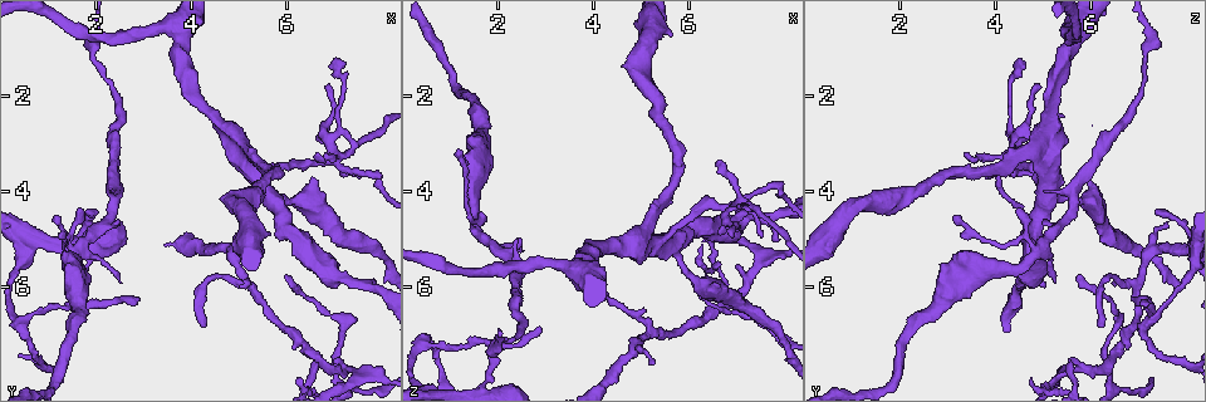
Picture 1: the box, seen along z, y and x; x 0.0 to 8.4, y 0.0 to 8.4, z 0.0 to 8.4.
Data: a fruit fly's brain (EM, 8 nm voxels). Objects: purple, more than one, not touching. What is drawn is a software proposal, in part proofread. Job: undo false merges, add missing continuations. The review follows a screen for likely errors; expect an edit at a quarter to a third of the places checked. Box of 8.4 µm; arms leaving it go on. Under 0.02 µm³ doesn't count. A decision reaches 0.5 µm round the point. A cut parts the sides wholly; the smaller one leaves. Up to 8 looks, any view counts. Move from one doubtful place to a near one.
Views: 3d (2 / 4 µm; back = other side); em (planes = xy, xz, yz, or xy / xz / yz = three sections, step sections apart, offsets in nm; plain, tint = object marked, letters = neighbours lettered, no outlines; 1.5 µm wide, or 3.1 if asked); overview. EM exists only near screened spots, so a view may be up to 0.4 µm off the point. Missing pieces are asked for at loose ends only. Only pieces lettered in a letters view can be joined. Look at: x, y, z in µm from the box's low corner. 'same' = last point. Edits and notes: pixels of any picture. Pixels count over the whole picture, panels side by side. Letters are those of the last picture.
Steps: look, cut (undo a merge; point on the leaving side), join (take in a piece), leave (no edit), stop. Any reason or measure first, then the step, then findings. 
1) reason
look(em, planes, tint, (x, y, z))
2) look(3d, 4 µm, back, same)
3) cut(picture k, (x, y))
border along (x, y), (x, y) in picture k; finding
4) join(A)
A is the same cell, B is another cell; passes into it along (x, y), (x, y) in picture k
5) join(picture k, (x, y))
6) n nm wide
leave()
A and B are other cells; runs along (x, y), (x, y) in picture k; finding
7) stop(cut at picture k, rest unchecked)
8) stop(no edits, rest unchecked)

thin neck
look(em, planes, plain, (1.40, 6.45, 7.20))

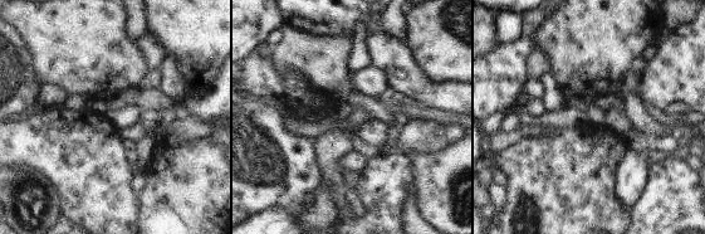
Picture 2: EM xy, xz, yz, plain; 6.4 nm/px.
where the object lies
look(em, planes, tint, same)

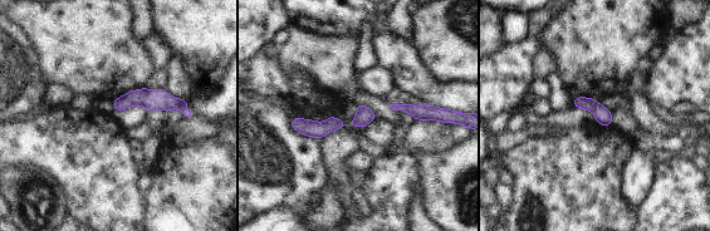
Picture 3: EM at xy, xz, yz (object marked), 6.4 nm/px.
look(em, planes, letters, same)

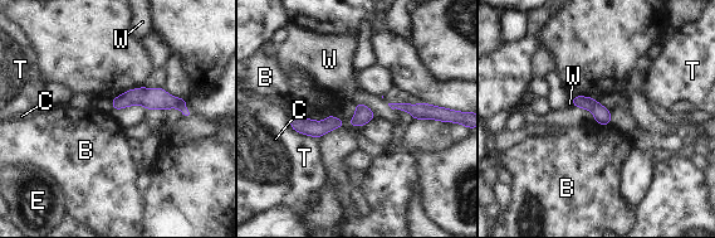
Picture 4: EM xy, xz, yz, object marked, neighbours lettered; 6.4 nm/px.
90 nm wide
leave()
B, C, E, T and W are other cells; border along (596, 121), (600, 124), (611, 122) in picture 4; one neuron here

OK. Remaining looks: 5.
calibre changes
look(em, planes, letters, (1.55, 5.35, 4.80))

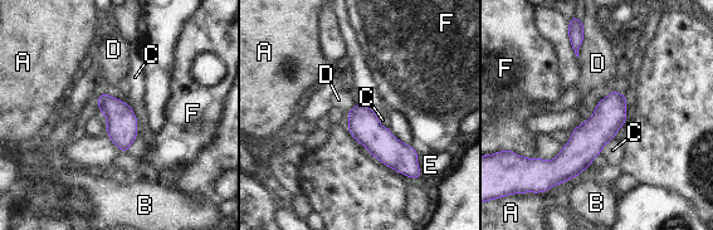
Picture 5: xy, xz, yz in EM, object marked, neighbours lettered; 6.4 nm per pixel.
leave()
A, B, C, D, E and F are other cells; border along (581, 44), (577, 57) in picture 5; all the same neuron

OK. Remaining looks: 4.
calibre changes
look(em, xy, step 4, letters, (2.00, 1.15, 7.15))

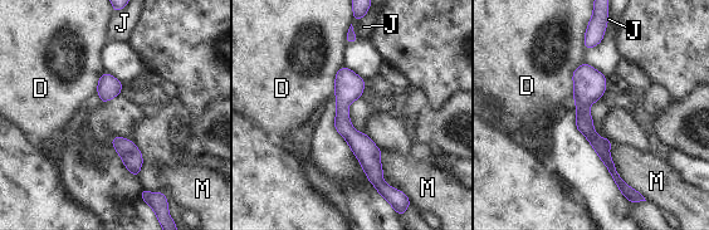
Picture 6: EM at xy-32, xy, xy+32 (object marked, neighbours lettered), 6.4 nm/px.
another direction
look(em, planes, letters, same)

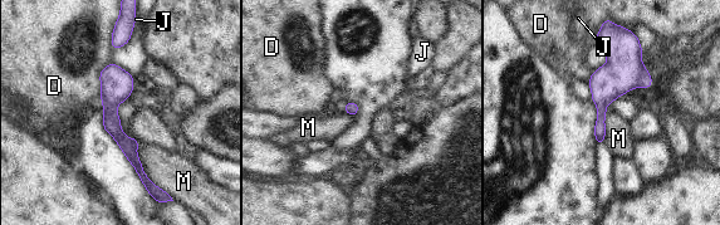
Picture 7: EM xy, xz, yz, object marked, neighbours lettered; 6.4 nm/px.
leave()
D, J and M are other cells; runs along (111, 67), (111, 122), (146, 181) in picture 7; all the same neuron

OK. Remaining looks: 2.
stop(no edits, rest unchecked)

